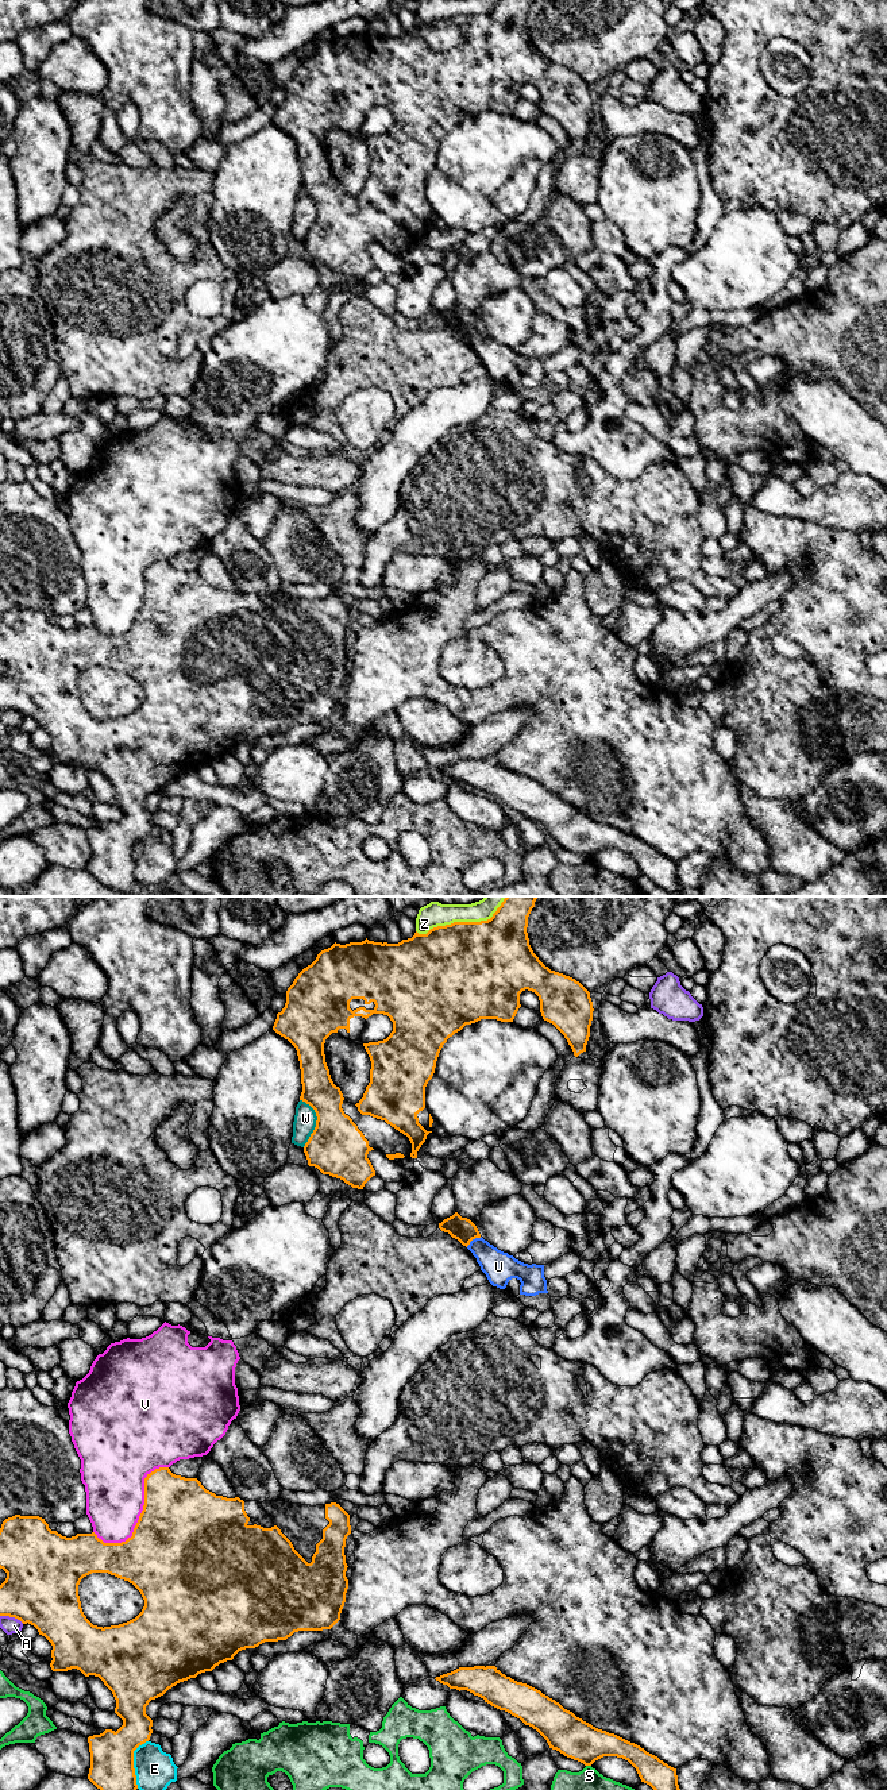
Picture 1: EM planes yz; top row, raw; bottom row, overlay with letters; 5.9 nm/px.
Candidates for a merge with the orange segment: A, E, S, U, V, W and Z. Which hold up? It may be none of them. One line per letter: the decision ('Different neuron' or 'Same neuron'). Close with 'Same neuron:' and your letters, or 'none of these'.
A: Different neuron
E: Different neuron
S: Different neuron
U: Different neuron
V: Different neuron
W: Different neuron
Z: Different neuron
Same neuron: none of these

